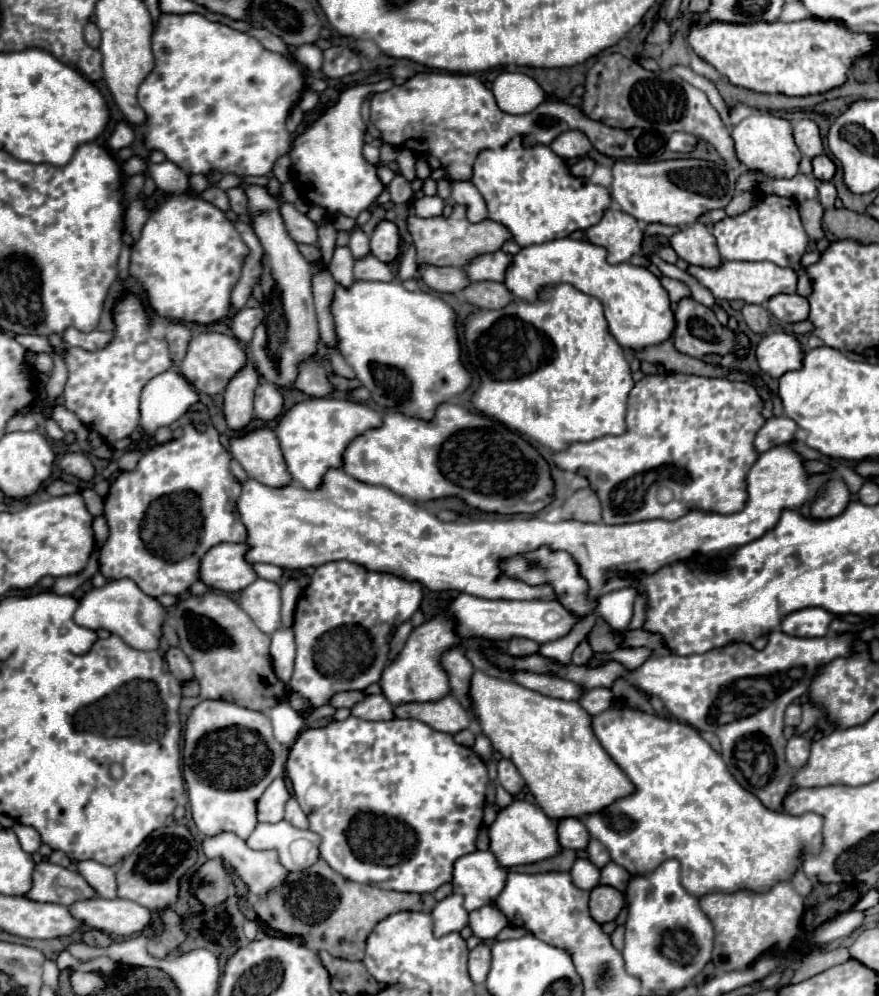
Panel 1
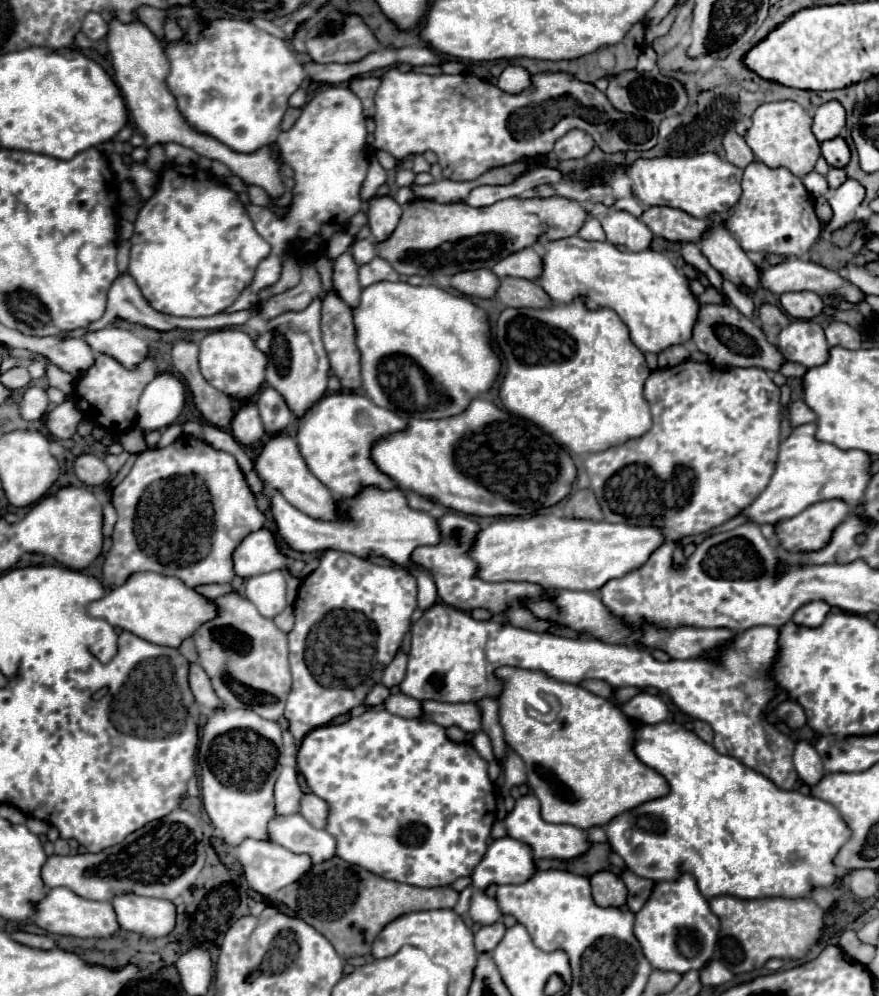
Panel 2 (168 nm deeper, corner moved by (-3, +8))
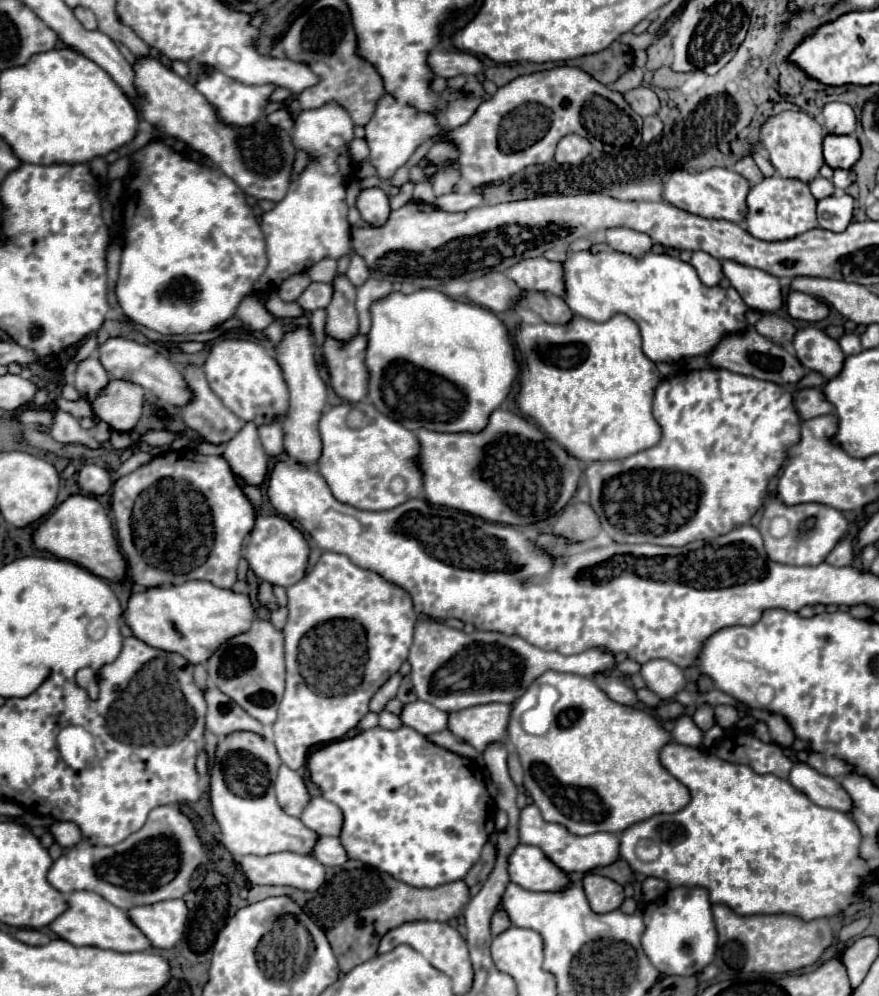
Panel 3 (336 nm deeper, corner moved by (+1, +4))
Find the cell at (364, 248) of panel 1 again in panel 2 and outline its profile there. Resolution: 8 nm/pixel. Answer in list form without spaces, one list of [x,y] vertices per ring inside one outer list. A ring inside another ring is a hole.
[[[355,240],[355,244],[351,246],[351,254],[357,264],[365,264],[377,256],[377,248],[371,240]]]

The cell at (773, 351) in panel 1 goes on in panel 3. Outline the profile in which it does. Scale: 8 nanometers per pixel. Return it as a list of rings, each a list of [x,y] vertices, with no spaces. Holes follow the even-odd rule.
[[[803,328],[795,334],[793,346],[797,350],[799,362],[807,370],[823,374],[827,380],[835,378],[843,370],[845,354],[837,340],[829,338],[817,328]]]

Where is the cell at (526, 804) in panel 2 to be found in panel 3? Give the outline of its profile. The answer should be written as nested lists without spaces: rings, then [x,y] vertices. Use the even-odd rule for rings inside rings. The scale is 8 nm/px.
[[[535,804],[525,806],[521,810],[519,838],[523,844],[539,846],[565,872],[591,872],[593,868],[609,866],[615,860],[619,860],[619,836],[607,834],[607,832],[597,832],[597,834],[589,834],[589,836],[575,836],[563,824],[545,822]]]

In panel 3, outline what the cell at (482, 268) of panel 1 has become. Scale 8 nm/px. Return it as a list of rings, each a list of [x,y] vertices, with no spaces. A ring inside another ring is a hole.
[[[527,258],[505,272],[519,288],[529,292],[551,292],[565,298],[563,262],[551,262],[547,258]]]

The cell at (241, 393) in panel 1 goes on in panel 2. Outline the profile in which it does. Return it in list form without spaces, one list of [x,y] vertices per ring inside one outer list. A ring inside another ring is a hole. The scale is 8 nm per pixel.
[[[245,402],[243,406],[239,406],[239,410],[235,412],[235,416],[231,420],[229,430],[235,436],[235,440],[239,440],[241,444],[247,444],[247,446],[259,444],[265,434],[265,428],[263,428],[257,404]]]

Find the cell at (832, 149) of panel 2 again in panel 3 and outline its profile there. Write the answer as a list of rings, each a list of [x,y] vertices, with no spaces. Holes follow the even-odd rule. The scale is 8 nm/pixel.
[[[827,134],[823,140],[823,156],[831,168],[851,168],[861,156],[859,140],[855,136]]]

